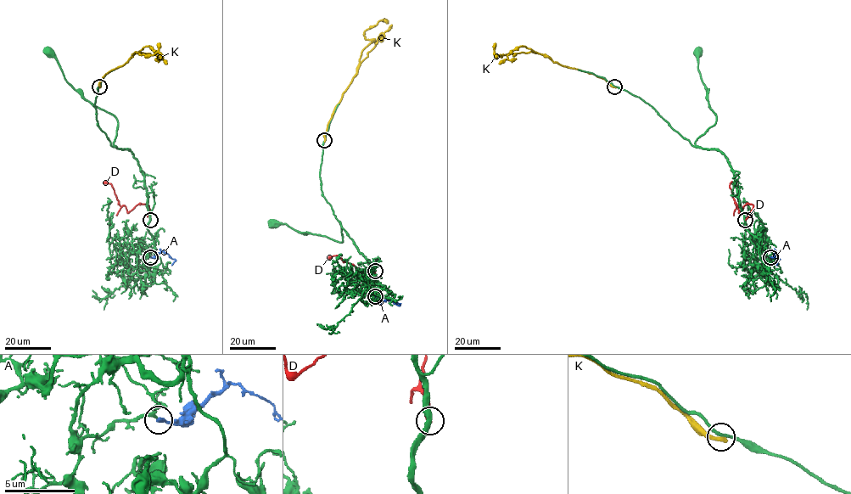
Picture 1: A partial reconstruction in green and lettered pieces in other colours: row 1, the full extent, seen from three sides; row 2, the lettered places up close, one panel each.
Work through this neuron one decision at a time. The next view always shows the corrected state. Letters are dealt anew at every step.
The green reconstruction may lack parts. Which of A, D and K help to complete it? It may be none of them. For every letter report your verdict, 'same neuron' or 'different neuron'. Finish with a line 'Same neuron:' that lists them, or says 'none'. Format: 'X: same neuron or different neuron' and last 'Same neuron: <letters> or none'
A: same neuron
D: different neuron
K: different neuron
Same neuron: A

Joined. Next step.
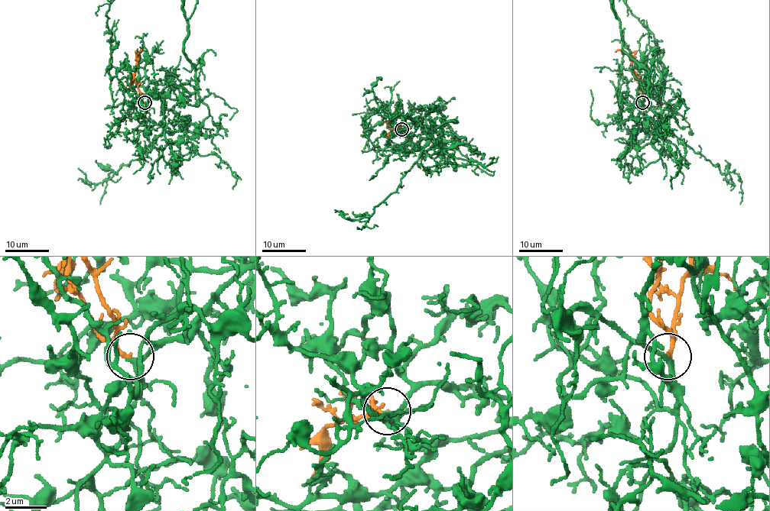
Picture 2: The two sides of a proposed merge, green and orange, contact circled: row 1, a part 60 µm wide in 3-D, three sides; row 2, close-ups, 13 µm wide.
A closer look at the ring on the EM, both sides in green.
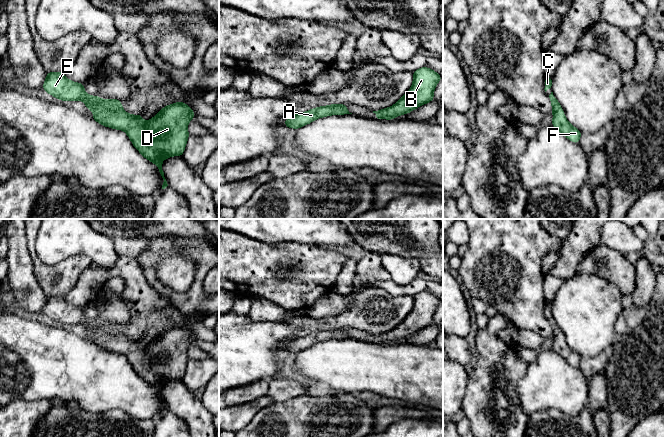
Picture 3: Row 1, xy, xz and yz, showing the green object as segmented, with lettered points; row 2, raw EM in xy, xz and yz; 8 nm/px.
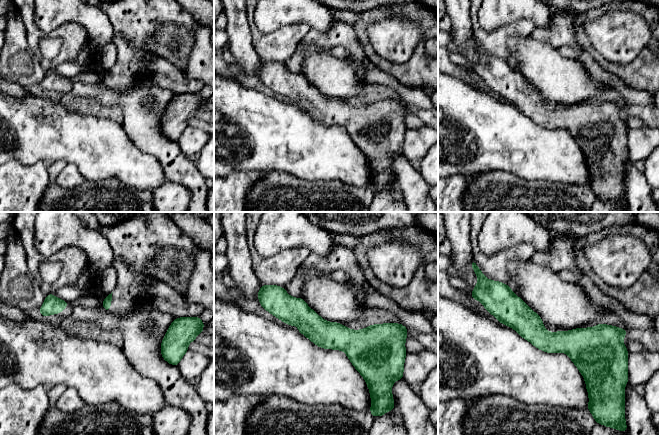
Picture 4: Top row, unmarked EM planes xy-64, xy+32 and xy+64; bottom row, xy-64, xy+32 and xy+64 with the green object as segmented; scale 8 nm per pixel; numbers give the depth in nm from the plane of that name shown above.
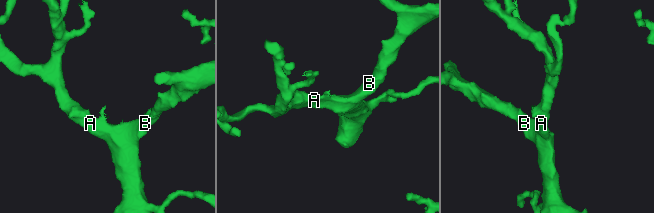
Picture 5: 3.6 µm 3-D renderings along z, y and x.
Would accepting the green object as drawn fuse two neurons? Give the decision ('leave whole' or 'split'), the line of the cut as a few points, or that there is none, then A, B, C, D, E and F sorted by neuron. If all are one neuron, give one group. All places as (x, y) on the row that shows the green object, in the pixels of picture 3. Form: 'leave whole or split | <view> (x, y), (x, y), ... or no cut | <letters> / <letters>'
leave whole | no cut | A B C D E F

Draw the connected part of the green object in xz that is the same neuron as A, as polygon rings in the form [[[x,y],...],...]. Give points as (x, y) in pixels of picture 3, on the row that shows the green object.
[[[344,104],[320,106],[303,113],[298,112],[297,114],[290,116],[285,120],[284,125],[293,129],[298,129],[321,117],[344,114],[352,114],[348,111],[346,105]]]

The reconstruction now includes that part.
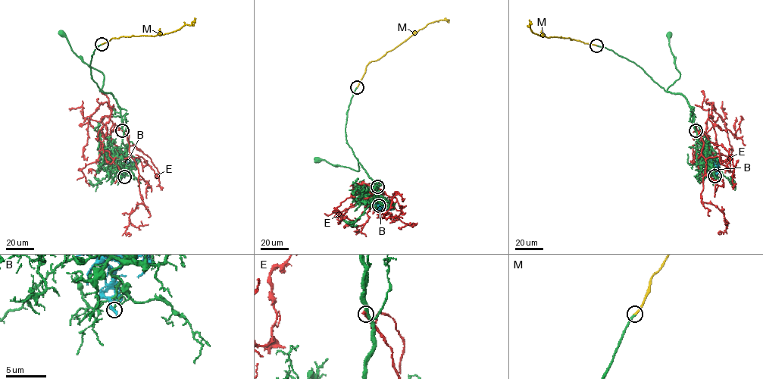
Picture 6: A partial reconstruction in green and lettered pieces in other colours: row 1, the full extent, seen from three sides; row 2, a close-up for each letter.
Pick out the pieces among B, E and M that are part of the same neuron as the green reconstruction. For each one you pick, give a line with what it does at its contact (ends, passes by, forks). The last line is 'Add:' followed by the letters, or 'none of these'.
M: It ends there
Add: M

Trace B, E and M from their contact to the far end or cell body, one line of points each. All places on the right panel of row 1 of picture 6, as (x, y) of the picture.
B: (714, 176), (717, 173), (719, 163), (716, 160), (719, 161)
E: (695, 130), (703, 146), (692, 163), (712, 104), (732, 146), (727, 156)
M: (596, 45), (568, 37), (540, 36), (533, 32), (529, 26), (529, 20)

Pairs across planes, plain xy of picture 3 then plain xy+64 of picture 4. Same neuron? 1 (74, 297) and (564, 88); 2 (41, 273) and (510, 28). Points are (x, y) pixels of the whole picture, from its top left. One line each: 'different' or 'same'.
1: different
2: same

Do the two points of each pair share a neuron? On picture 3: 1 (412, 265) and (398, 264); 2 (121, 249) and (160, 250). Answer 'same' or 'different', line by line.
1: same
2: different

